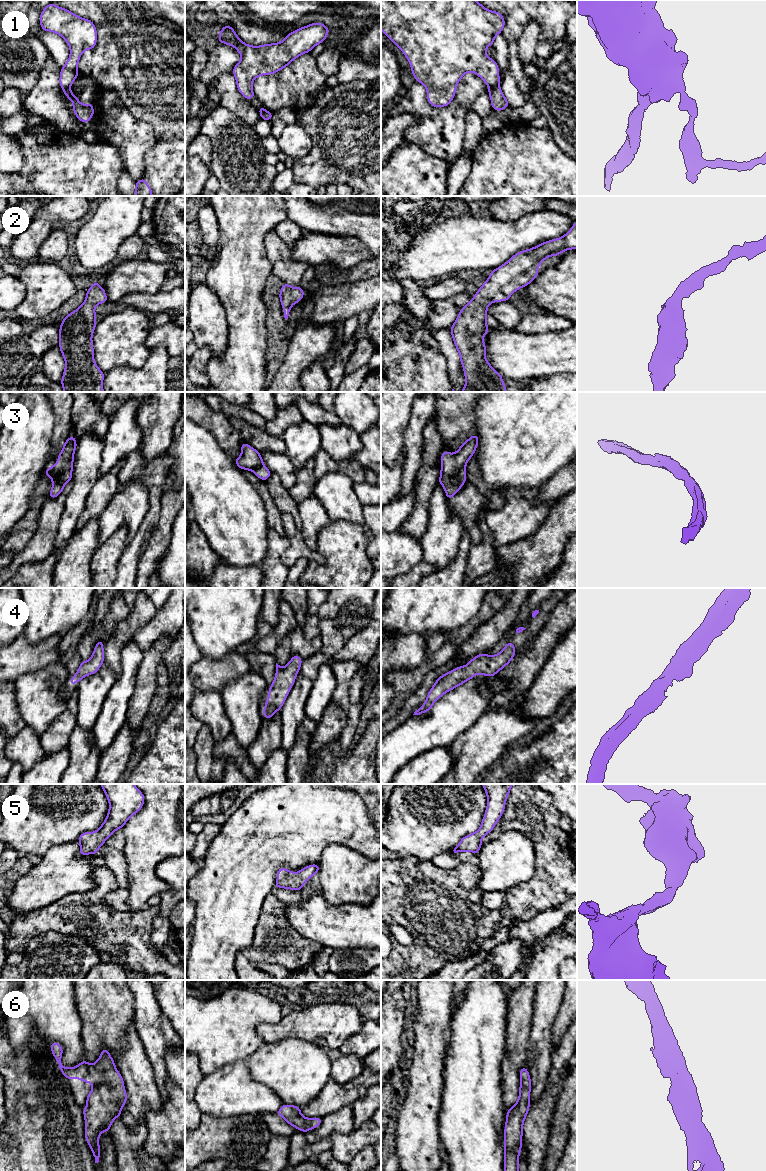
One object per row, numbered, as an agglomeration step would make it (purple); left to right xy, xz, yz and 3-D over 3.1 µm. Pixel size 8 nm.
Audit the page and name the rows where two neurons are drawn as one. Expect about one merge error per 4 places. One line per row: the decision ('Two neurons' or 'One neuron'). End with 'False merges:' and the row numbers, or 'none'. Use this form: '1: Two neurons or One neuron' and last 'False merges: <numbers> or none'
1: Two neurons
2: One neuron
3: One neuron
4: One neuron
5: One neuron
6: One neuron
False merges: 1

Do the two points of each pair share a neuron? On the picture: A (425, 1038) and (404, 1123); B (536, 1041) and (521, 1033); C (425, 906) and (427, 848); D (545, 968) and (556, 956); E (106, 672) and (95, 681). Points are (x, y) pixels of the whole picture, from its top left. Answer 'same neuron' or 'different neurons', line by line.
A: same neuron
B: different neurons
C: different neurons
D: same neuron
E: same neuron

